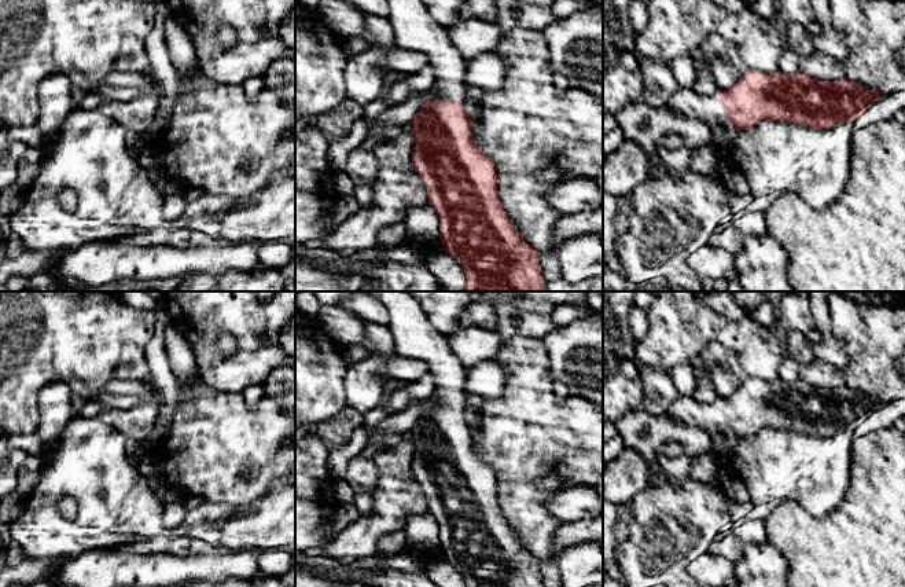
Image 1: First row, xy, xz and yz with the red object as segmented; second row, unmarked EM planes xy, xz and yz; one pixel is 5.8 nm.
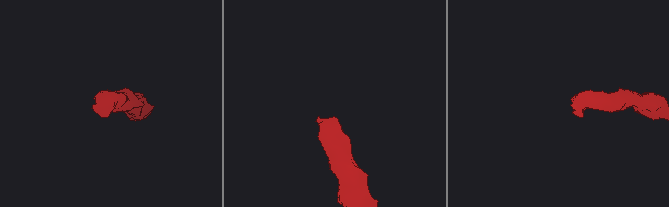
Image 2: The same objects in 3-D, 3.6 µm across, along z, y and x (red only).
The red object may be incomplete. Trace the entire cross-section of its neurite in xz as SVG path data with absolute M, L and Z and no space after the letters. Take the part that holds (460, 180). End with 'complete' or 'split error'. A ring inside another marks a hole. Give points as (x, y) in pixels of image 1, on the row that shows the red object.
M423 0L386 1L390 7L387 19L396 34L396 47L426 54L428 65L437 69L434 87L439 99L423 104L409 122L415 139L412 164L427 191L428 205L439 219L439 241L463 265L466 291L545 291L547 282L540 265L540 252L515 230L499 197L494 164L474 140L474 122L464 111L464 102L468 98L464 85L467 62L452 44L446 27L431 18Z; split error

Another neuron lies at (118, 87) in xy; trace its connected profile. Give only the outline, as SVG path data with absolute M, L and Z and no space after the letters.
M113 73L93 92L100 93L106 103L126 103L141 95L163 95L152 76L140 73Z

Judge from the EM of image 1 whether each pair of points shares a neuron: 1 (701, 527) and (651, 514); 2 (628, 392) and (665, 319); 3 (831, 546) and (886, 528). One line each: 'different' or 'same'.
1: same
2: different
3: same

